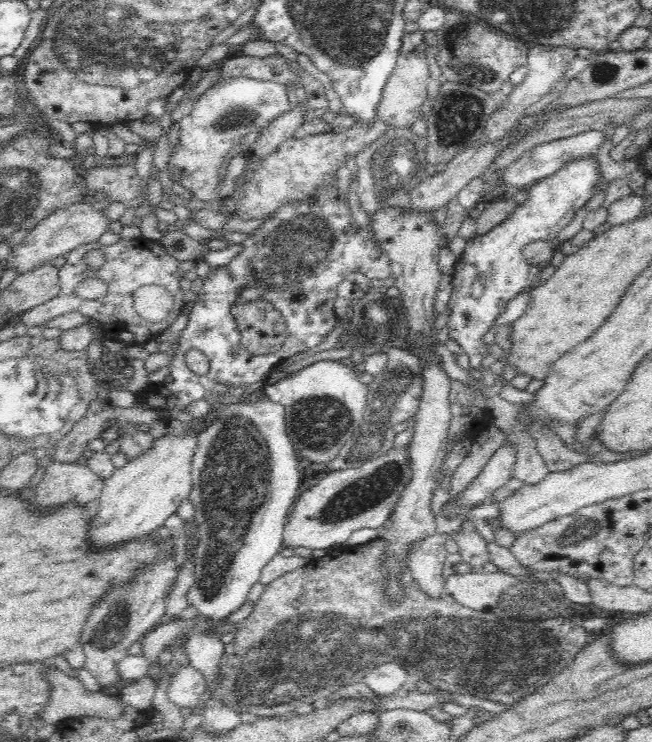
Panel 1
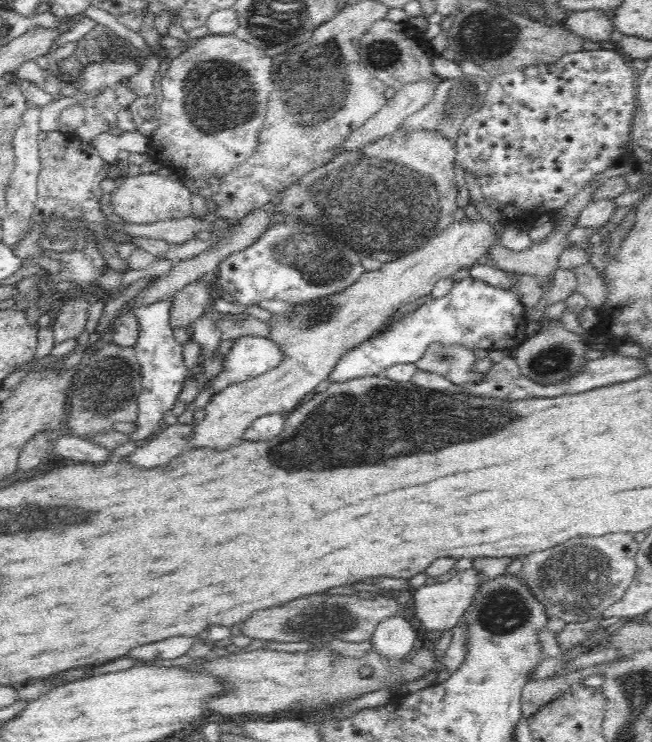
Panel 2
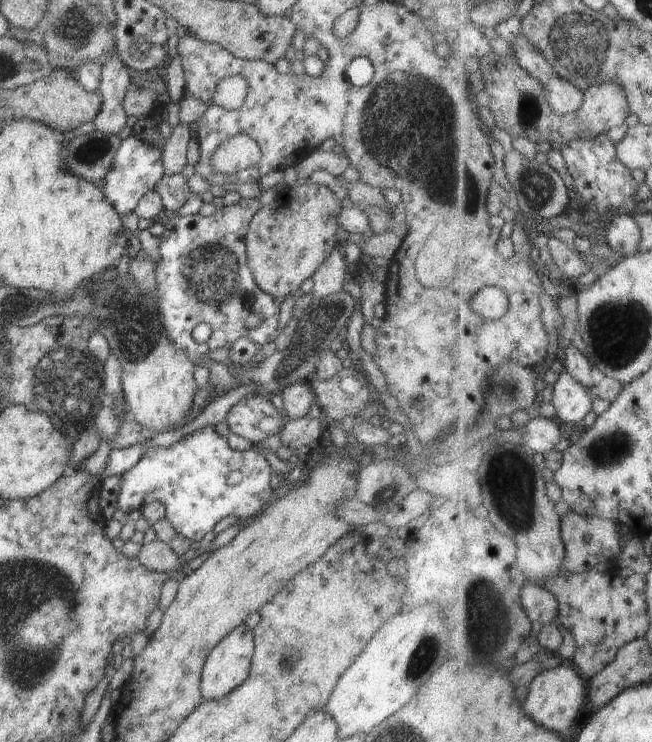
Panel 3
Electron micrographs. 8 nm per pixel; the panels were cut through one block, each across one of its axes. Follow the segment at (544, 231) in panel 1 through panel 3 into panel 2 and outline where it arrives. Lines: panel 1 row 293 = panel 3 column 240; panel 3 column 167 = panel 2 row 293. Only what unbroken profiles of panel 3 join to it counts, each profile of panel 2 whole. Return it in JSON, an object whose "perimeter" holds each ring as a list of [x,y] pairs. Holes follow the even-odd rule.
{"perimeter":[[[508,271],[512,279],[512,288],[496,288],[483,280],[464,277],[455,281],[450,292],[442,298],[433,298],[399,319],[393,319],[389,327],[379,335],[361,342],[356,348],[349,350],[334,367],[329,379],[332,383],[376,376],[394,364],[412,364],[418,362],[432,343],[462,344],[468,349],[503,350],[516,349],[527,340],[526,328],[529,320],[525,308],[518,295],[519,287],[516,279]]]}

